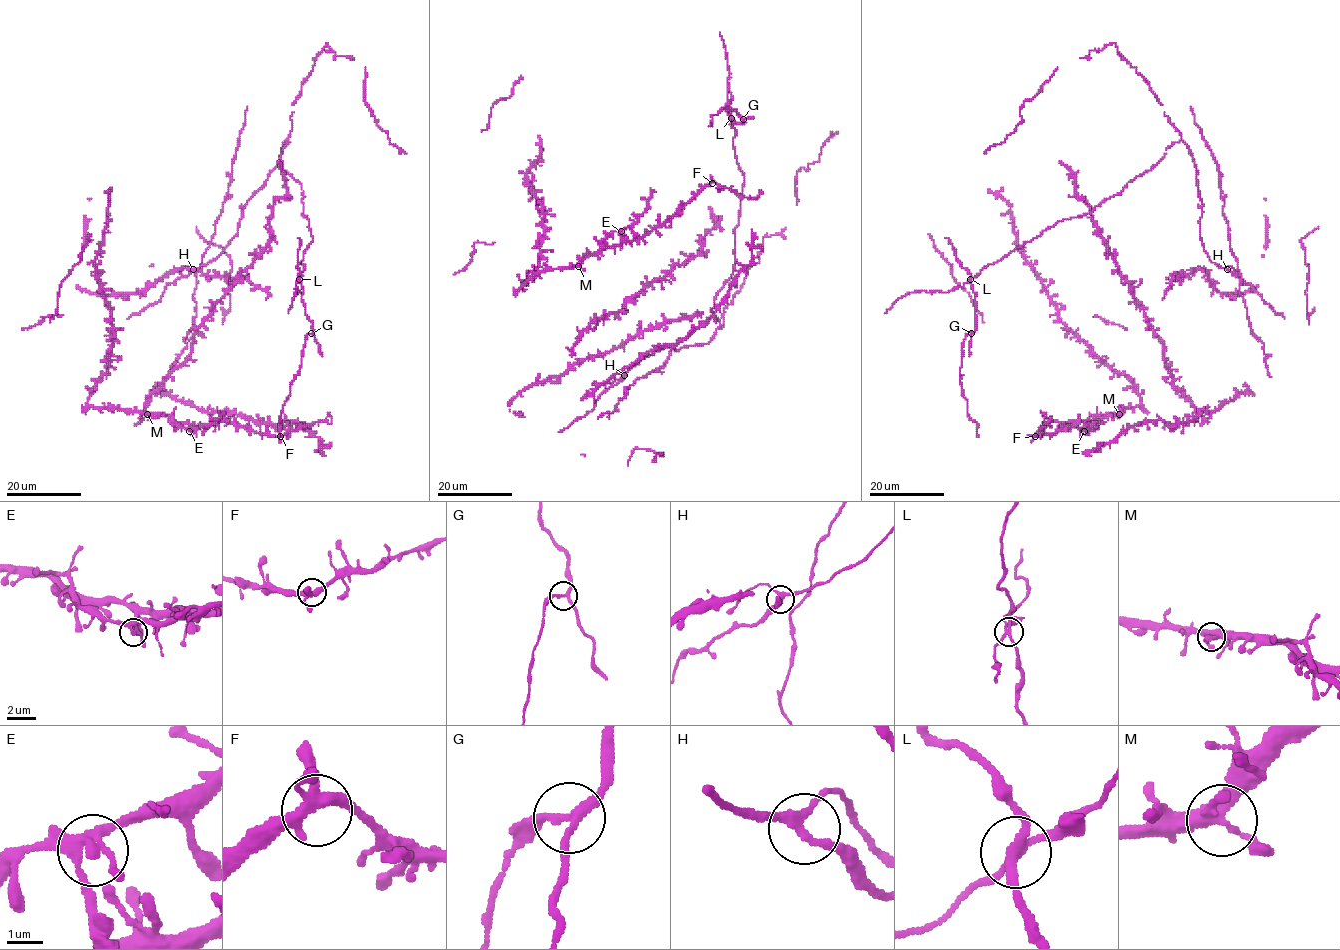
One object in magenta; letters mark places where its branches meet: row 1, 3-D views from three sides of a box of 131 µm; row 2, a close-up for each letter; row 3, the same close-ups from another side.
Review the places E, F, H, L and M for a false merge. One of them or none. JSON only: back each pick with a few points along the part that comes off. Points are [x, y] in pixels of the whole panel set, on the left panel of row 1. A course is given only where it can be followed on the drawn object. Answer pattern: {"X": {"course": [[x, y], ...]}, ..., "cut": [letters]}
{"L": {"course": [[299, 279], [305, 314], [312, 323], [313, 331], [306, 336], [302, 362], [285, 401], [277, 436]]}, "cut": ["L"]}

